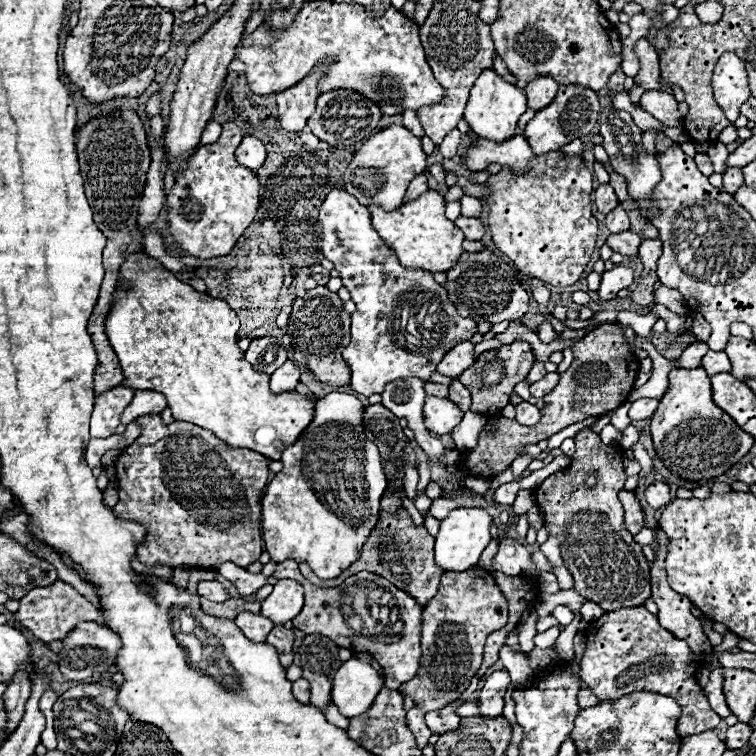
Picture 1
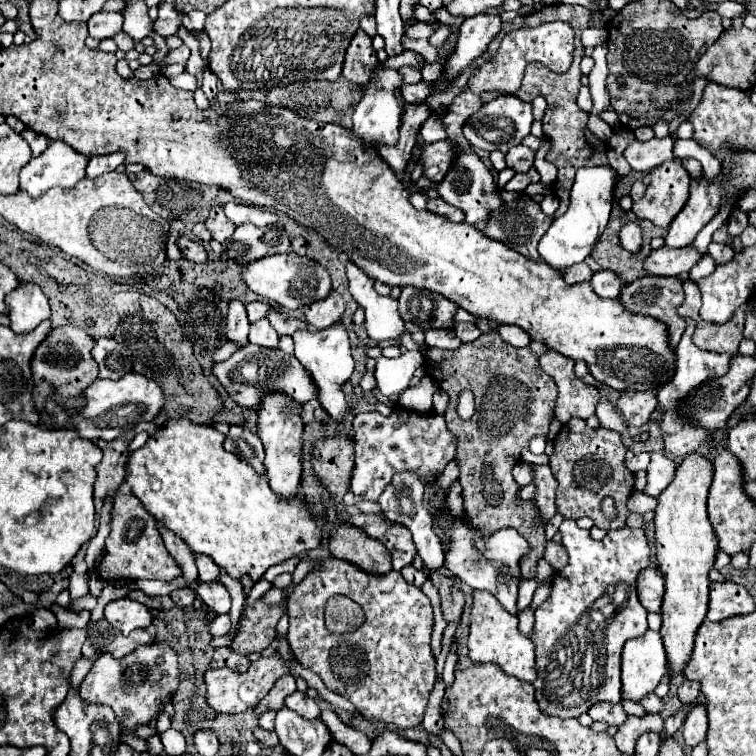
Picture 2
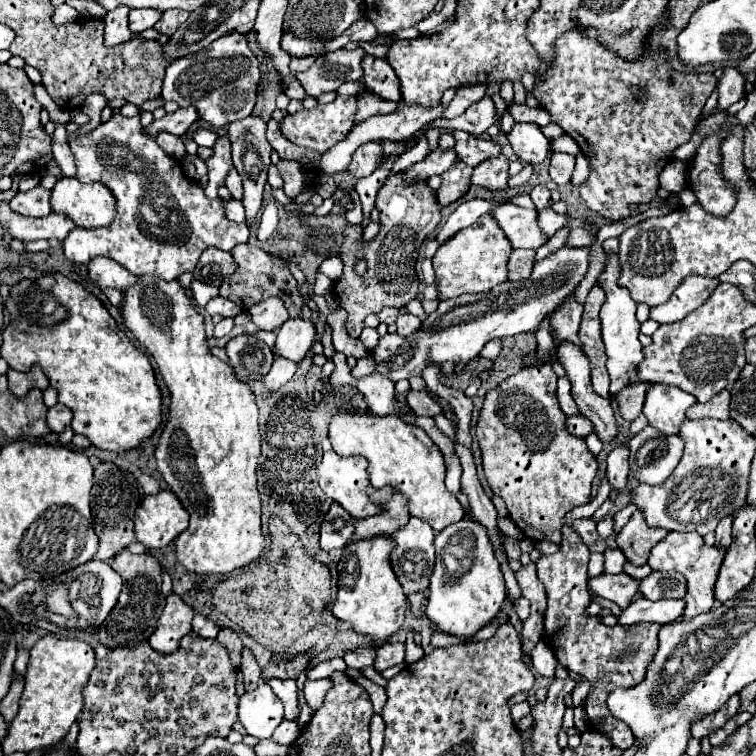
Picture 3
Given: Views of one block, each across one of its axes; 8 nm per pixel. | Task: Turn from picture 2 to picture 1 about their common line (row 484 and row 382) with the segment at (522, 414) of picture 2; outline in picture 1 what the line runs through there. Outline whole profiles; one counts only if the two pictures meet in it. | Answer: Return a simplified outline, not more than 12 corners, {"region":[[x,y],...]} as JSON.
{"region":[[520,340],[480,354],[458,376],[470,410],[500,412],[528,376],[534,354]]}

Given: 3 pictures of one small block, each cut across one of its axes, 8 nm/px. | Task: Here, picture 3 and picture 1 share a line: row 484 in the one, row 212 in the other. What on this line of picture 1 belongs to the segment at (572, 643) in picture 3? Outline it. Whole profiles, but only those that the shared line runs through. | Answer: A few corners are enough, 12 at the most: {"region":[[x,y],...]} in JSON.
{"region":[[600,184],[594,190],[596,208],[608,214],[618,206],[618,198],[610,184]]}

